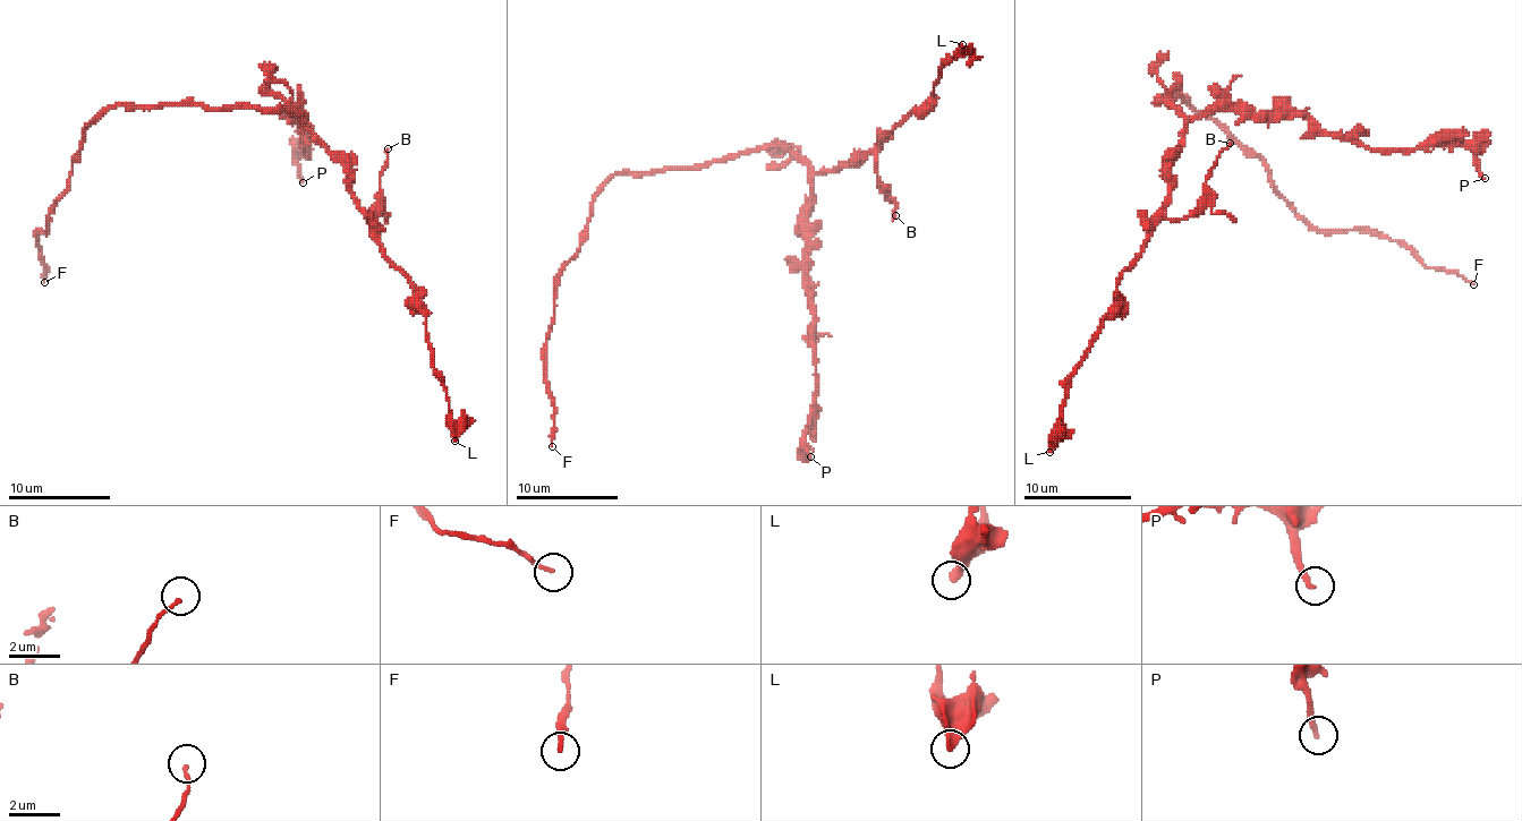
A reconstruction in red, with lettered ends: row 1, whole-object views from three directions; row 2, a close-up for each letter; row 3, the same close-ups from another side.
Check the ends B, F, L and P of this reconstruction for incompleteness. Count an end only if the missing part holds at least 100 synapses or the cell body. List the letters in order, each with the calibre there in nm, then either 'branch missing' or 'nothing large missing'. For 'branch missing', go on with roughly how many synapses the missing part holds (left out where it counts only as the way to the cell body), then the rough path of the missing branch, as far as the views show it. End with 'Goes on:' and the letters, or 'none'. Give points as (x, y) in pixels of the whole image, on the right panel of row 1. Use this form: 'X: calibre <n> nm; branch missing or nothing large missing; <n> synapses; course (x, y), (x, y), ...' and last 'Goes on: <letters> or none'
B: calibre 130 nm; nothing large missing
F: calibre 180 nm; branch missing; 100 synapses
L: calibre 400 nm; nothing large missing
P: calibre 200 nm; nothing large missing
Goes on: F

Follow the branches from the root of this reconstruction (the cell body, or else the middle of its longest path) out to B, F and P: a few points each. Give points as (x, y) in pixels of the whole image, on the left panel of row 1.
B: (234, 108), (287, 108), (349, 170), (349, 193), (367, 221), (380, 197), (380, 172), (388, 159), (388, 148)
F: (234, 108), (110, 105), (93, 121), (71, 164), (69, 190), (49, 215), (47, 231), (39, 233), (44, 282)
P: (234, 108), (287, 108), (303, 121), (300, 134), (308, 154), (298, 152), (298, 177), (303, 182)

